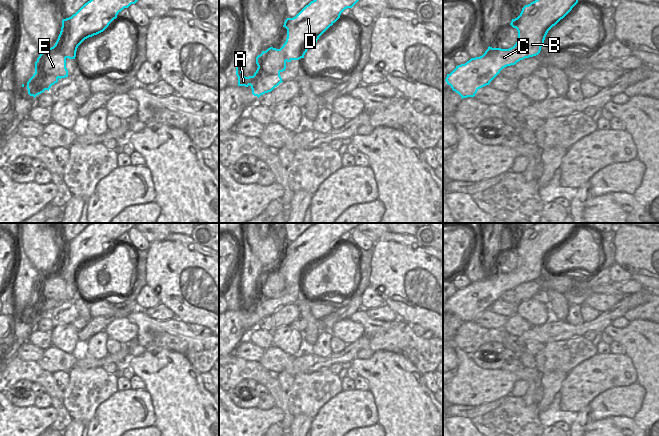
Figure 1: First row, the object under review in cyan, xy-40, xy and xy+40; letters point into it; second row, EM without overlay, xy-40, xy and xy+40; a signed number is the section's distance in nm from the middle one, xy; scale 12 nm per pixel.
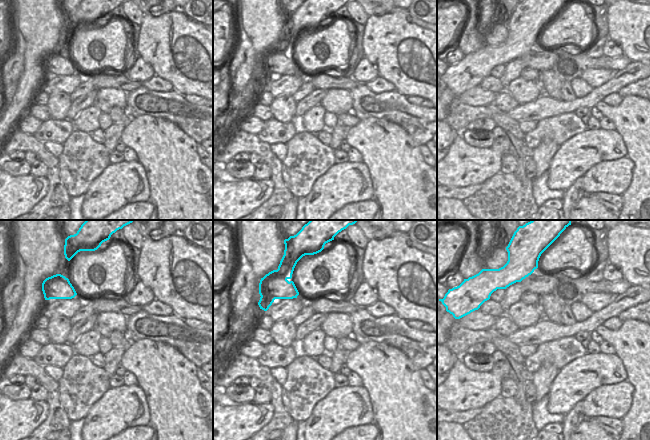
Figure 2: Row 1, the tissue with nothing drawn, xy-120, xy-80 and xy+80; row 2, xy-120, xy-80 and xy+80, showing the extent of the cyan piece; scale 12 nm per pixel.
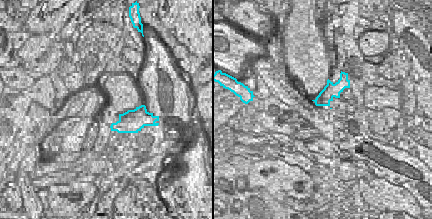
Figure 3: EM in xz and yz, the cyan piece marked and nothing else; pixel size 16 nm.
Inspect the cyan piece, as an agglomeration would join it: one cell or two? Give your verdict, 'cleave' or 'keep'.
cleave

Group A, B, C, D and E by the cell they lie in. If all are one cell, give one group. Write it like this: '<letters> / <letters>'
A B C D / E

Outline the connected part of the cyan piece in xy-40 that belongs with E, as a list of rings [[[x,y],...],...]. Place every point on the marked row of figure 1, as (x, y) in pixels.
[[[54,46],[43,50],[35,62],[35,72],[56,76],[59,79],[68,77],[65,55]]]

